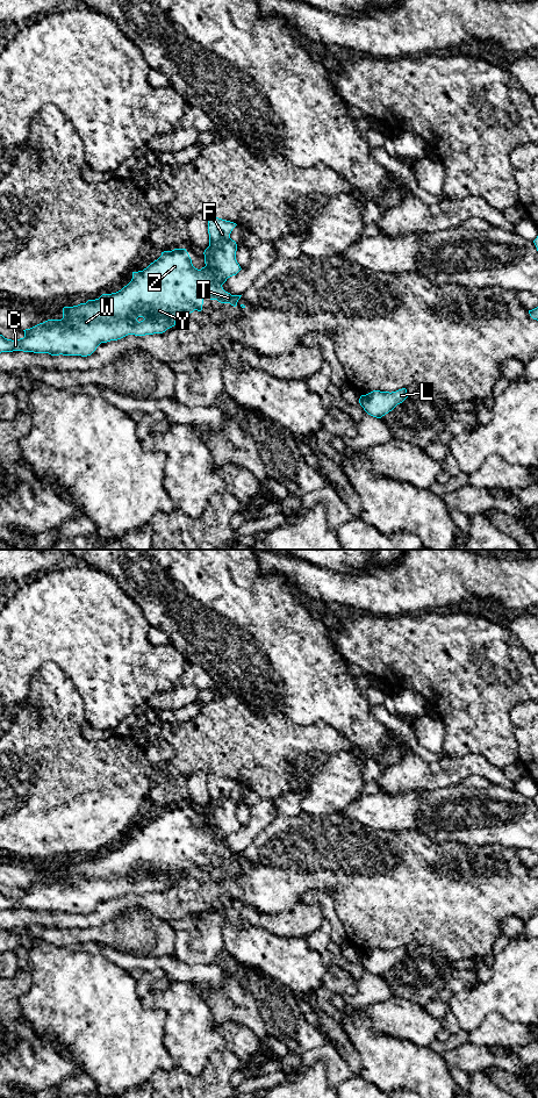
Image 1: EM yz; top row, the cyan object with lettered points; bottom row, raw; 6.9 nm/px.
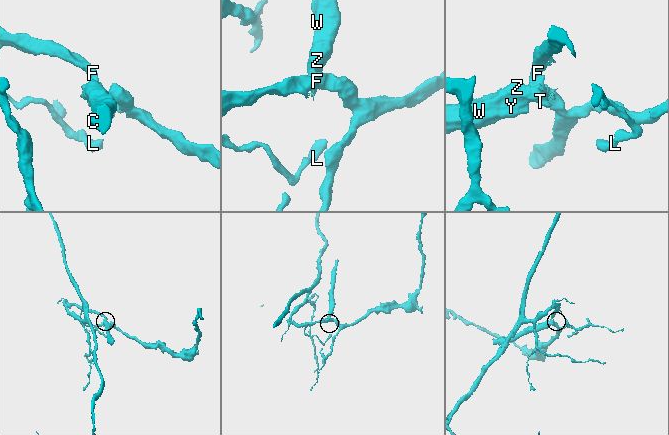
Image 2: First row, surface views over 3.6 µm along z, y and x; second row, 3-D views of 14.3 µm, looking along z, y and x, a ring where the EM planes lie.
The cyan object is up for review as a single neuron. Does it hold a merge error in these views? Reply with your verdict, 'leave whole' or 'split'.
split

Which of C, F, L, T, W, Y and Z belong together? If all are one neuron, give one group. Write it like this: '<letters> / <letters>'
C T W Y Z / F L

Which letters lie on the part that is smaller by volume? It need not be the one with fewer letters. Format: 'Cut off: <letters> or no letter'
Cut off: C, T, W, Y, Z

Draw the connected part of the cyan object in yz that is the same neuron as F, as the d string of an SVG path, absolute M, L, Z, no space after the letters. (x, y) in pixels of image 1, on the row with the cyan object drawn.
M218 217L208 218L209 246L205 250L205 264L217 277L228 279L242 268L236 260L237 244L230 238L237 224Z

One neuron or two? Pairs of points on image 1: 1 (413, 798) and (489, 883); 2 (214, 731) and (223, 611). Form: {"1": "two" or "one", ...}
{"1": "two", "2": "two"}

